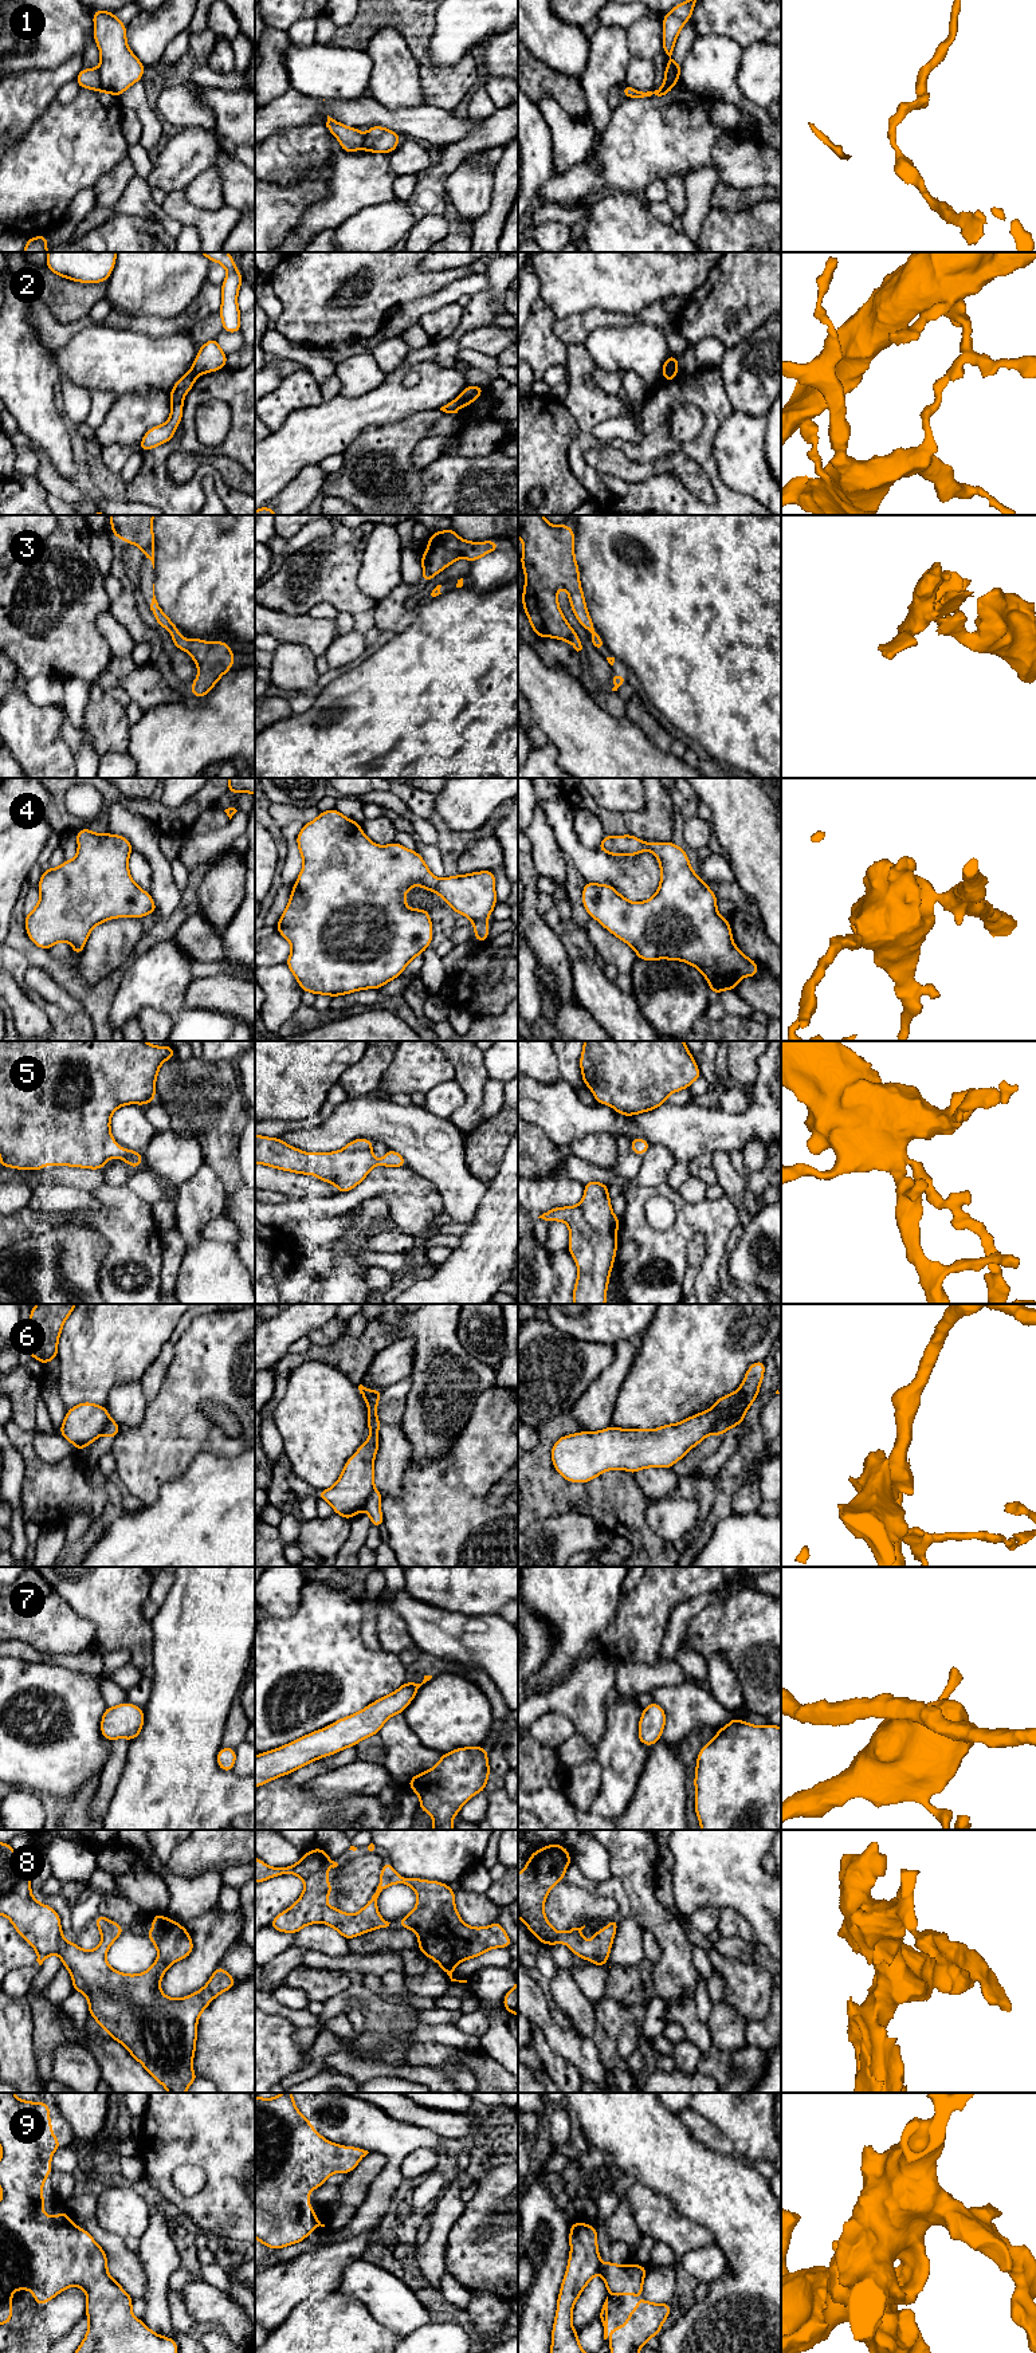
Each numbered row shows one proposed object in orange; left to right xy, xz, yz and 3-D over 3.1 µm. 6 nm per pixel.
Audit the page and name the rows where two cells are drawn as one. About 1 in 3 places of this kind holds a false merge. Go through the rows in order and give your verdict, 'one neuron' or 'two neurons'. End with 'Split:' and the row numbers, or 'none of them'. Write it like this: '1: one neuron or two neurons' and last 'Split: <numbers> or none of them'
1: two neurons
2: two neurons
3: one neuron
4: one neuron
5: one neuron
6: two neurons
7: one neuron
8: one neuron
9: one neuron
Split: 1, 2, 6

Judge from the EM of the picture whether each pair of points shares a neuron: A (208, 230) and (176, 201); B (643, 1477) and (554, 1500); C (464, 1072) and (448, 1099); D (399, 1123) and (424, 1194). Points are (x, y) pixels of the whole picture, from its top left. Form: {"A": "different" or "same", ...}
{"A": "same", "B": "different", "C": "different", "D": "different"}

